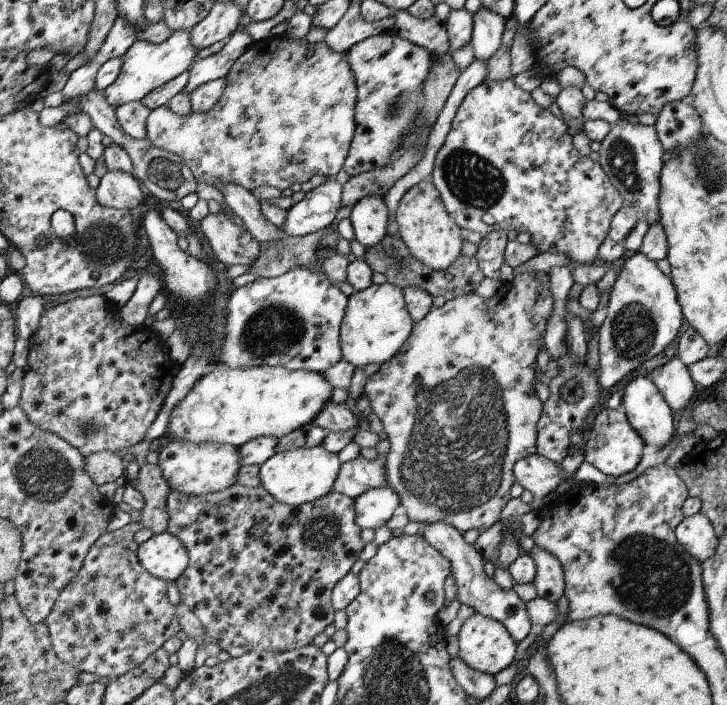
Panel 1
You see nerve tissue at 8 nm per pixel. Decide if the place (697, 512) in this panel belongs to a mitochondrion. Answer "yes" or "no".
no

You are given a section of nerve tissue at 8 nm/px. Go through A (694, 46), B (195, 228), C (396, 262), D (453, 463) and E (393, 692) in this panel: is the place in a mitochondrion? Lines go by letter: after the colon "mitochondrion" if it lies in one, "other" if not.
A: other
B: other
C: mitochondrion
D: mitochondrion
E: mitochondrion

